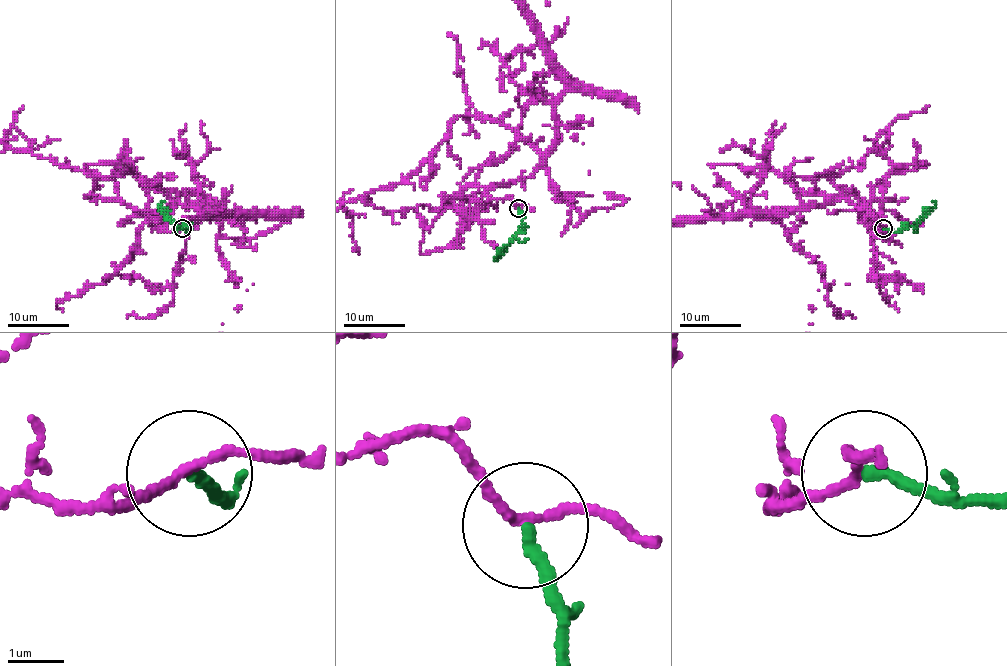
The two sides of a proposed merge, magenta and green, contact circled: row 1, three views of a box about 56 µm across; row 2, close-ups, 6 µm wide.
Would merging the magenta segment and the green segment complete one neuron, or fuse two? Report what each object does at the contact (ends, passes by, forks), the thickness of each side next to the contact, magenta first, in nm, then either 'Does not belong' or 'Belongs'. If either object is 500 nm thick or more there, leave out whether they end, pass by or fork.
At the ring magenta passes by. At the ring green ends. Thickness 160 nm (magenta) against 240 nm. Does not belong

